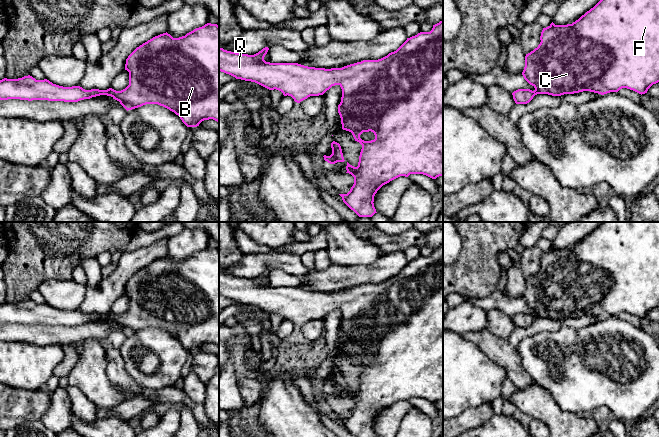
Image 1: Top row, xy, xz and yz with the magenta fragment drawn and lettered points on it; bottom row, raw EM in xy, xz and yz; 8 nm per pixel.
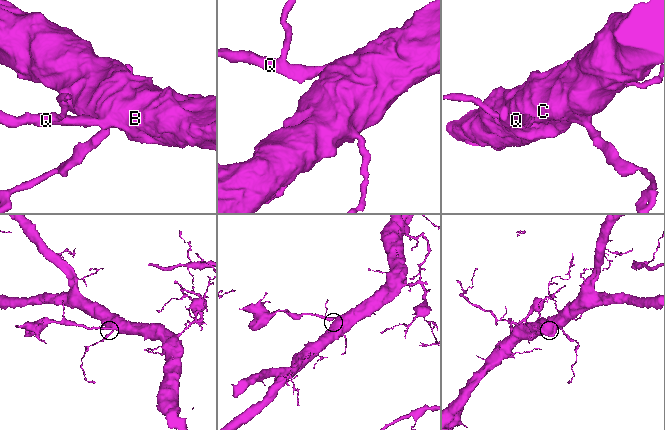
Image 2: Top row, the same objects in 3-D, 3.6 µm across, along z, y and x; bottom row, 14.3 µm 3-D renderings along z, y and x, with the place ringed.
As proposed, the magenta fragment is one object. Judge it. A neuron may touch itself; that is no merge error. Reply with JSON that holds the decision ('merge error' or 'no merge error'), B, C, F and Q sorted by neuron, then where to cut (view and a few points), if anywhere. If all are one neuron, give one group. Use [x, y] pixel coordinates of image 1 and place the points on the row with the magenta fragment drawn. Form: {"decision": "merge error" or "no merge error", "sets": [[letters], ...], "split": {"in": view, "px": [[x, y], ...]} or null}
{"decision": "no merge error", "sets": [["B", "C", "F", "Q"]], "split": null}

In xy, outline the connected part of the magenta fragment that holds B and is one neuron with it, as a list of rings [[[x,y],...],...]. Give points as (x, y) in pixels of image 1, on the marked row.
[[[207,23],[185,36],[173,38],[163,33],[137,47],[126,59],[129,85],[116,91],[85,90],[80,86],[63,87],[47,79],[36,80],[32,76],[0,80],[0,100],[48,100],[78,102],[107,95],[120,102],[128,111],[146,104],[158,104],[180,117],[187,127],[197,127],[204,120],[219,122],[219,26]]]

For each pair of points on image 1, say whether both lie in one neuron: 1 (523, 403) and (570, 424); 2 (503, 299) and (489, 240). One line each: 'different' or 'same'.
1: same
2: different

